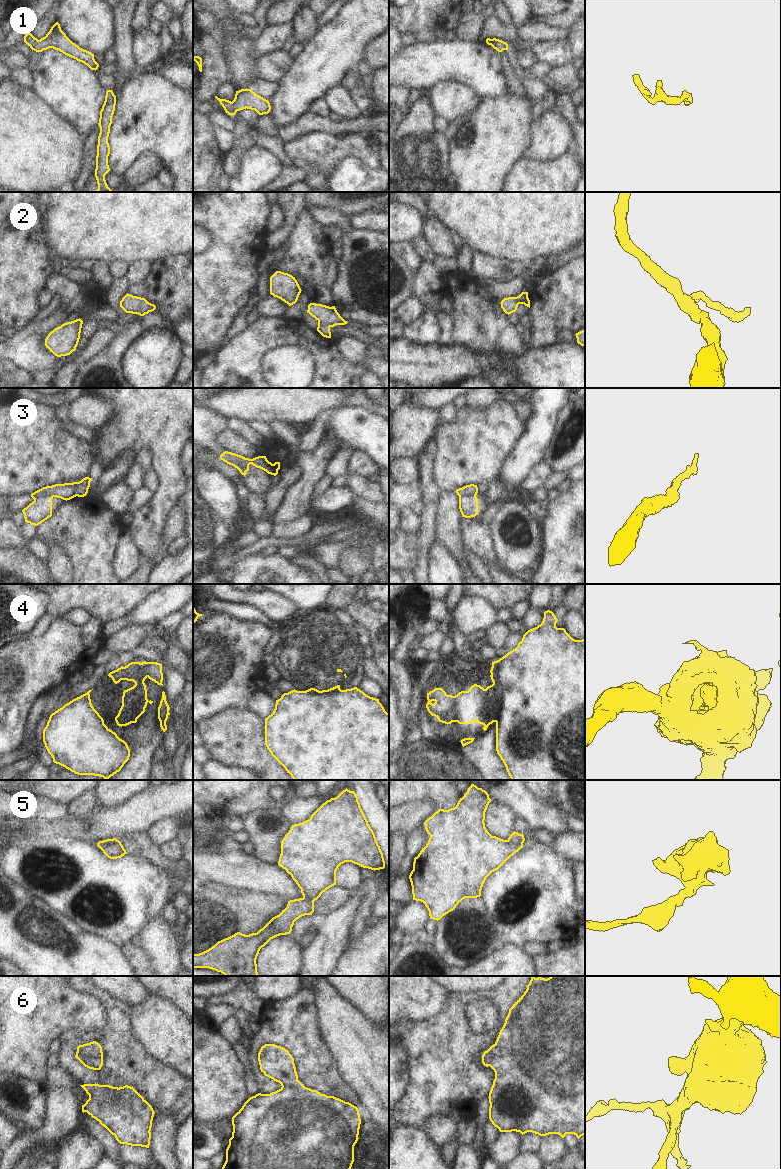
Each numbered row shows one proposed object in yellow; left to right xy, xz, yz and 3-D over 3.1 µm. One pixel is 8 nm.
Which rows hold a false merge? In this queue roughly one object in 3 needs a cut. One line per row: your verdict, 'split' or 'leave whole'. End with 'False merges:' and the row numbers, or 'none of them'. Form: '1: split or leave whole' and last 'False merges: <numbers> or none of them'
1: leave whole
2: leave whole
3: split
4: split
5: split
6: leave whole
False merges: 3, 4, 5

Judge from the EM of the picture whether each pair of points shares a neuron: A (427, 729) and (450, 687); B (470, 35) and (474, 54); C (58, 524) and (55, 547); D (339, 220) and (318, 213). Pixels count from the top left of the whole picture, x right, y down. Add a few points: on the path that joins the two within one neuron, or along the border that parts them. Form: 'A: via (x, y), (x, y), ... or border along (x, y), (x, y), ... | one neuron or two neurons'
A: via (437, 719), (450, 706), (450, 697) | one neuron
B: border along (459, 39), (476, 41) | two neurons
C: border along (50, 541), (55, 539), (72, 557) | two neurons
D: via (334, 217), (323, 215) | one neuron

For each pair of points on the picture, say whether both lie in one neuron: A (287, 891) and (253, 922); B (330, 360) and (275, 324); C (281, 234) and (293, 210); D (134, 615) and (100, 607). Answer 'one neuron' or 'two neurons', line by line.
A: two neurons
B: one neuron
C: one neuron
D: two neurons

